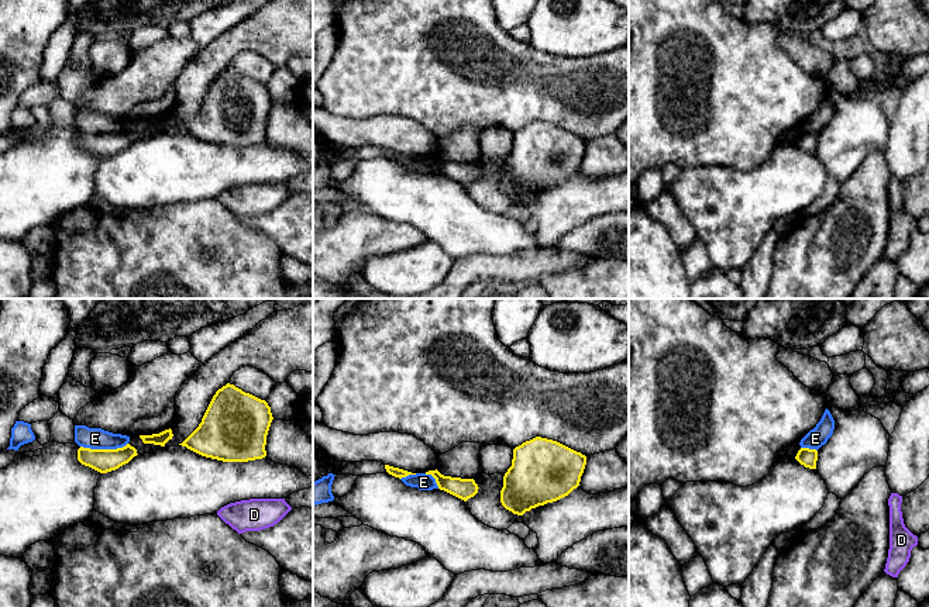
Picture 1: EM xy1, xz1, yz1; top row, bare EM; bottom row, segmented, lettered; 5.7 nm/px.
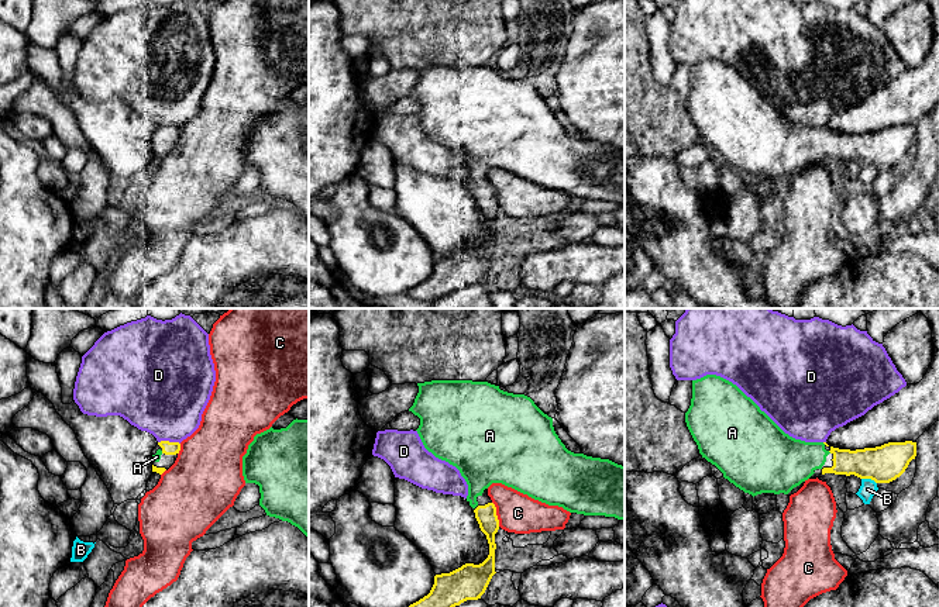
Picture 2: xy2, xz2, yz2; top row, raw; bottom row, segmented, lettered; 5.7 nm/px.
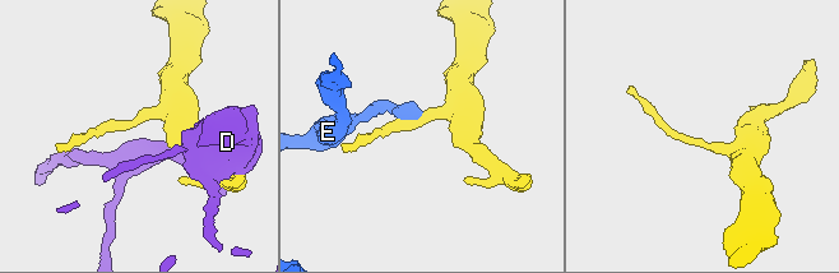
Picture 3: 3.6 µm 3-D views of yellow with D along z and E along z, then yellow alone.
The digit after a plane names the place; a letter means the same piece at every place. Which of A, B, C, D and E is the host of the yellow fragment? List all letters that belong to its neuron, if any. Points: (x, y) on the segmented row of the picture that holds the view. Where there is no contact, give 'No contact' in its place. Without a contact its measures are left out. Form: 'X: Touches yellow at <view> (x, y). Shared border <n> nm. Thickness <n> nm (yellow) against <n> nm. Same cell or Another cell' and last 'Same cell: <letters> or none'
A: No contact. Same cell
B: Touches yellow at yz2 (869, 478). Shared border 90 nm. Thickness 220 nm (yellow) against 90 nm. Another cell
C: Touches yellow at xz2 (495, 514). Shared border 150 nm. Thickness 120 nm (yellow) against 220 nm. Another cell
D: Touches yellow at xy2 (168, 441). Shared border 130 nm. Thickness 80 nm (yellow) against 440 nm. Another cell
E: Touches yellow at xy1 (103, 449). Shared border 280 nm. Thickness 140 nm (yellow) against 130 nm. Another cell
Same cell: A

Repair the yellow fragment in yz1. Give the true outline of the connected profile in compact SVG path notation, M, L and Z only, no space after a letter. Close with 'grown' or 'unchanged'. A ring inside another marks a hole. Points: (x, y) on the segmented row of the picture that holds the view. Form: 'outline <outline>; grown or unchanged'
outline M801 448L795 459L805 468L816 469L818 451L809 448Z; unchanged

